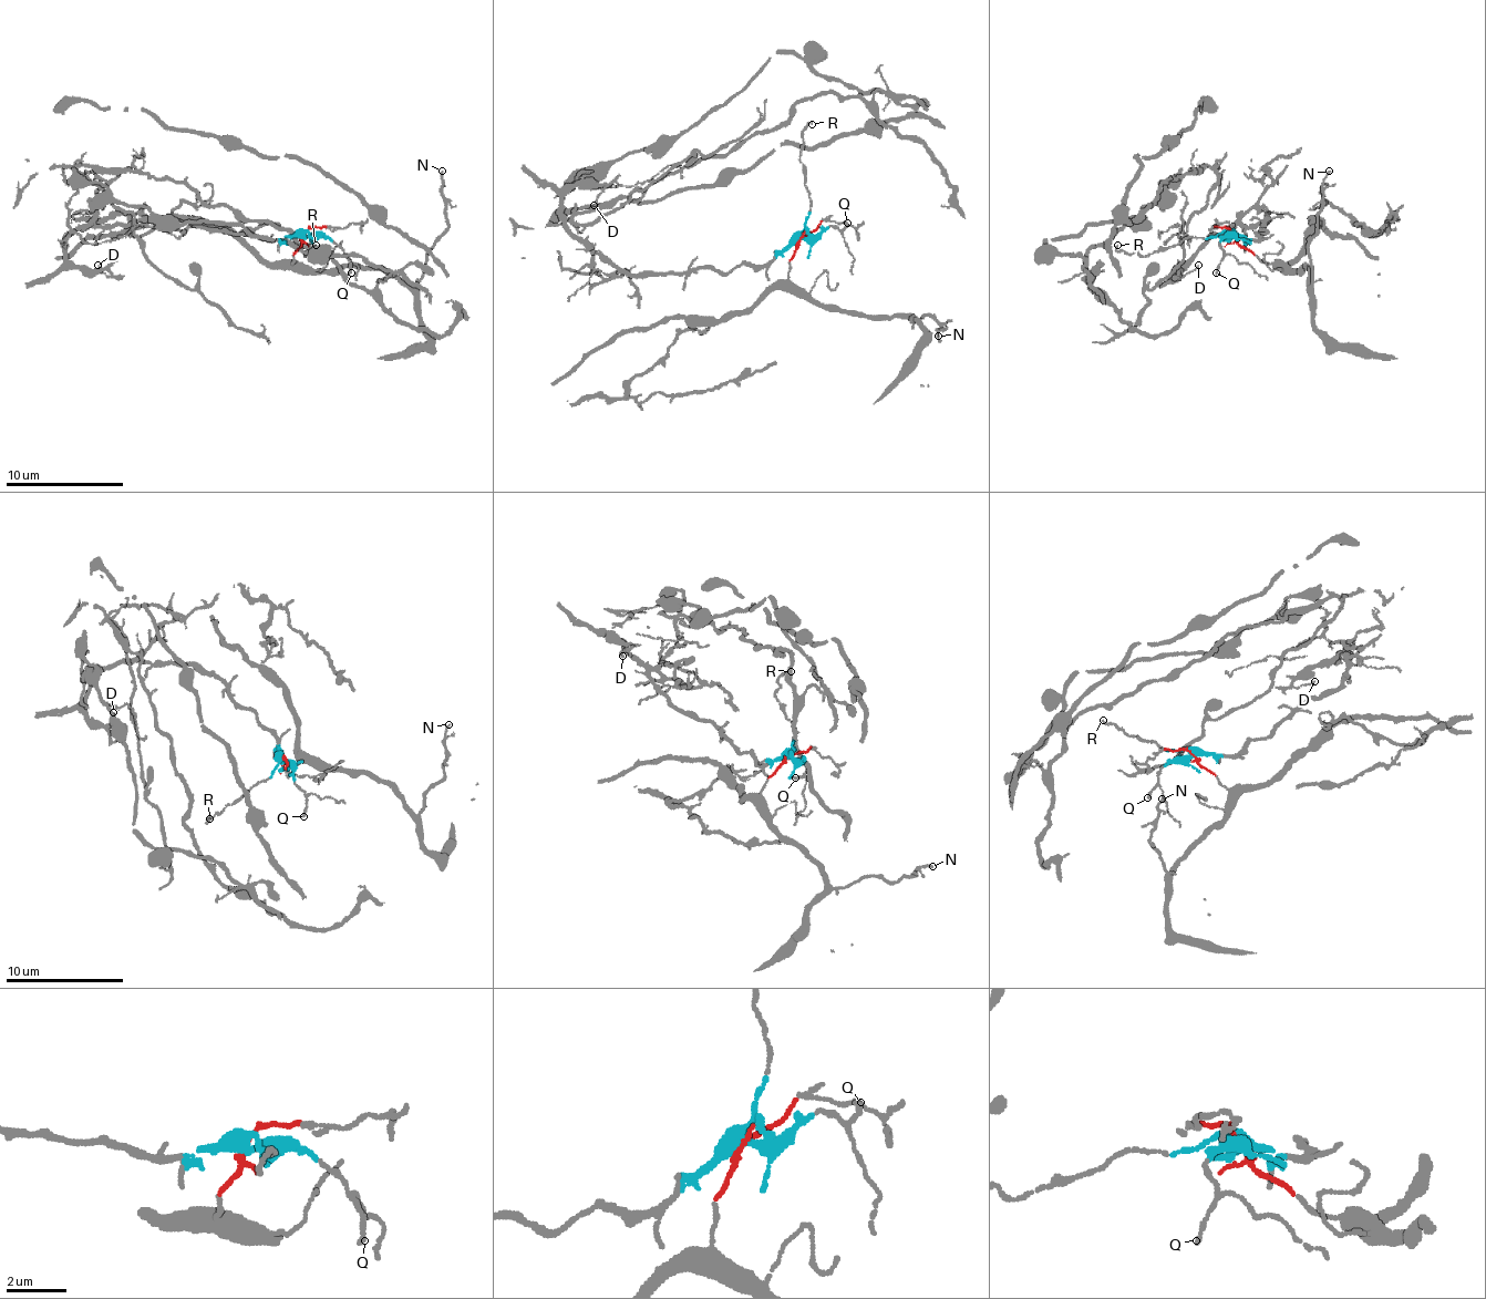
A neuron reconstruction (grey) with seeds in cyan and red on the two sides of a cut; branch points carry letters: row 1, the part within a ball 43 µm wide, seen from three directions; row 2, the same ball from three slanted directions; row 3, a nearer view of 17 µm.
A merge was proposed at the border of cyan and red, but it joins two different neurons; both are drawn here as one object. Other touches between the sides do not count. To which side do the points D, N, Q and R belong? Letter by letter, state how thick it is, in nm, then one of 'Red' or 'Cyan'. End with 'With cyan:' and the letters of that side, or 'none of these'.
D: Thickness 100 nm. Cyan
N: Thickness 140 nm. Red
Q: Thickness 150 nm. Cyan
R: Thickness 120 nm. Cyan
With cyan: D, Q, R

